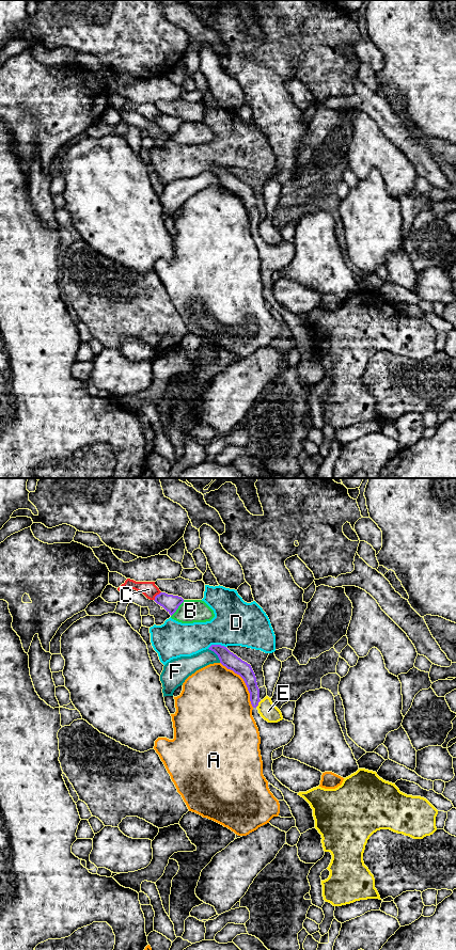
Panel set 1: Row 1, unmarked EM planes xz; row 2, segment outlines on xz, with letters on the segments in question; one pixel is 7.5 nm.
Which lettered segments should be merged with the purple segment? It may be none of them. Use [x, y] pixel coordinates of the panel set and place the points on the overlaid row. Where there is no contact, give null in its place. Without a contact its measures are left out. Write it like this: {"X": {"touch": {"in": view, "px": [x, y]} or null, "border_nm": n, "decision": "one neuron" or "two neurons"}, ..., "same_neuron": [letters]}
{"A": {"touch": {"in": "xz", "px": [245, 682]}, "border_nm": 420, "decision": "two neurons"}, "B": {"touch": {"in": "xz", "px": [177, 607]}, "border_nm": 160, "decision": "two neurons"}, "C": {"touch": {"in": "xz", "px": [156, 596]}, "border_nm": 90, "decision": "two neurons"}, "D": {"touch": {"in": "xz", "px": [216, 645]}, "border_nm": 140, "decision": "two neurons"}, "E": {"touch": {"in": "xz", "px": [257, 703]}, "border_nm": 70, "decision": "two neurons"}, "F": {"touch": {"in": "xz", "px": [216, 653]}, "border_nm": 140, "decision": "two neurons"}, "same_neuron": []}

